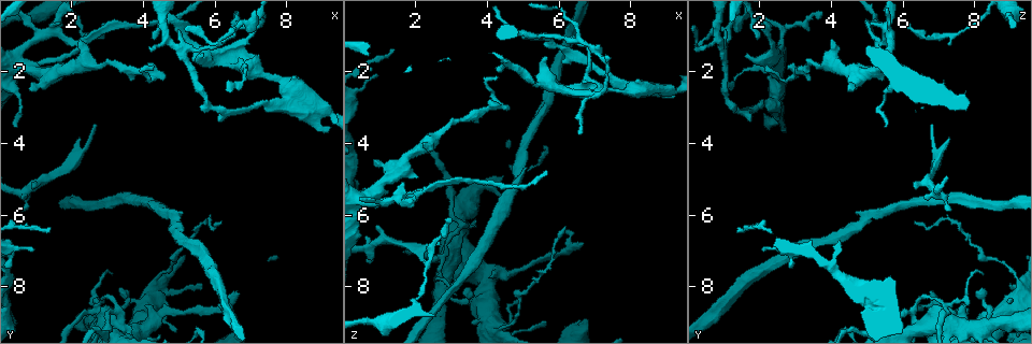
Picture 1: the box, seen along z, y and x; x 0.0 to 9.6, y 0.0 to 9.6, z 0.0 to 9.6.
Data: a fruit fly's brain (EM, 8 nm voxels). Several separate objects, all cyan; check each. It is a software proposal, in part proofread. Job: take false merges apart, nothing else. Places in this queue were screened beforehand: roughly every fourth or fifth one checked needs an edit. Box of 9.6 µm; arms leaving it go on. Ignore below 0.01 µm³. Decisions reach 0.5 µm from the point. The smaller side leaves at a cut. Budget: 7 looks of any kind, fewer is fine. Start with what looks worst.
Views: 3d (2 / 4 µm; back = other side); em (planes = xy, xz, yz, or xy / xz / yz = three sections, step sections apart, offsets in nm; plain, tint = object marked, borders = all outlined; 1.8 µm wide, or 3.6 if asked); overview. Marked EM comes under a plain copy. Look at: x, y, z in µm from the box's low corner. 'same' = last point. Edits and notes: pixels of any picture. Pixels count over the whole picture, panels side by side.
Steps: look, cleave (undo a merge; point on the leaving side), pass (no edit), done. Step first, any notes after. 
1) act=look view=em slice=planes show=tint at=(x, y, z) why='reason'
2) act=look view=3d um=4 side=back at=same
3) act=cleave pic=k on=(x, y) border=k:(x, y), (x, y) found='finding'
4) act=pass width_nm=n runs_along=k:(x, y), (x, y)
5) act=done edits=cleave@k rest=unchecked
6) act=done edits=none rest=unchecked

act=look view=em um=3.6 slice=planes show=borders at=(6.90, 1.70, 2.65) why='four-way junction'

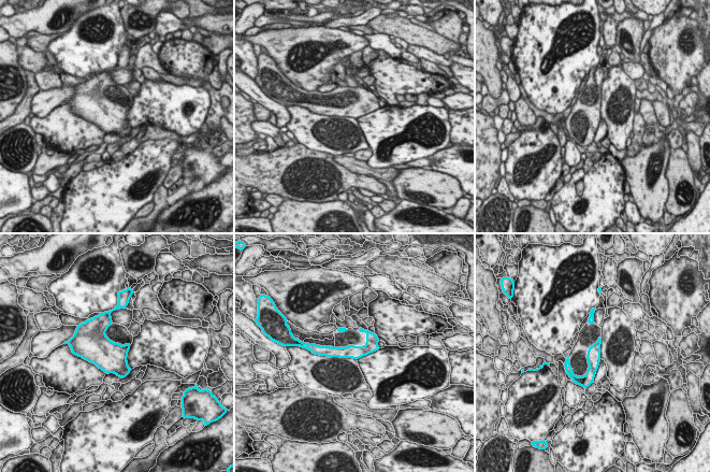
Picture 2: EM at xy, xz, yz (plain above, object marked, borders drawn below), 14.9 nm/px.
act=pass runs_along=2:(375, 340), (364, 351), (323, 353) found='one neuron here'

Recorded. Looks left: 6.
act=look view=3d um=2 at=(4.25, 2.05, 2.95) why='sharp bend'

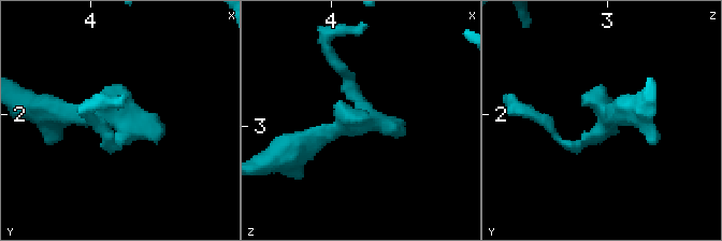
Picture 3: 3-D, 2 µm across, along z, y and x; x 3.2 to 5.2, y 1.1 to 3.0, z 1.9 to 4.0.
act=look view=em slice=planes show=tint at=(4.26, 2.04, 3.00)

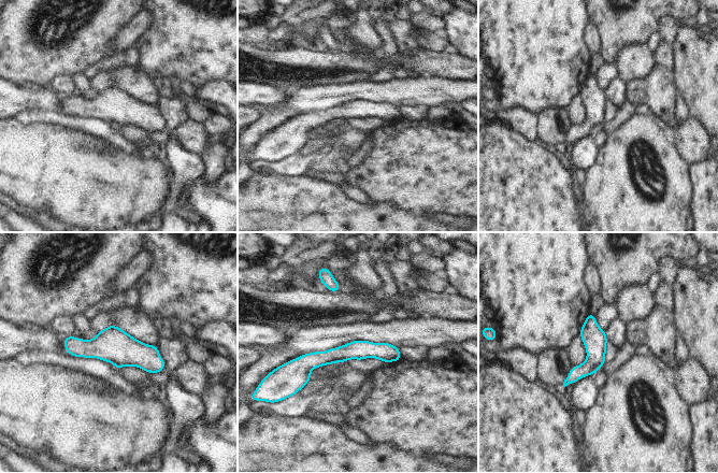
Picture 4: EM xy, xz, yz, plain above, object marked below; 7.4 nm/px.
act=pass width_nm=140 found='one neuron here'

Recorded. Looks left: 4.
act=look view=3d um=4 side=back at=(8.50, 3.15, 2.50) why='calibre changes'

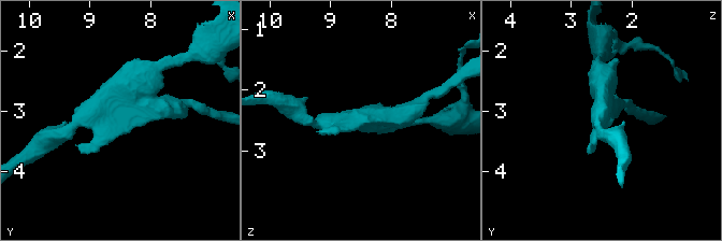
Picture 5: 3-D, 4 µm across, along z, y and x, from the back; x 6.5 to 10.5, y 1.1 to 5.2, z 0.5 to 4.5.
act=look view=em slice=xy step=8 show=borders at=(8.60, 3.15, 2.45) why='now the EM'

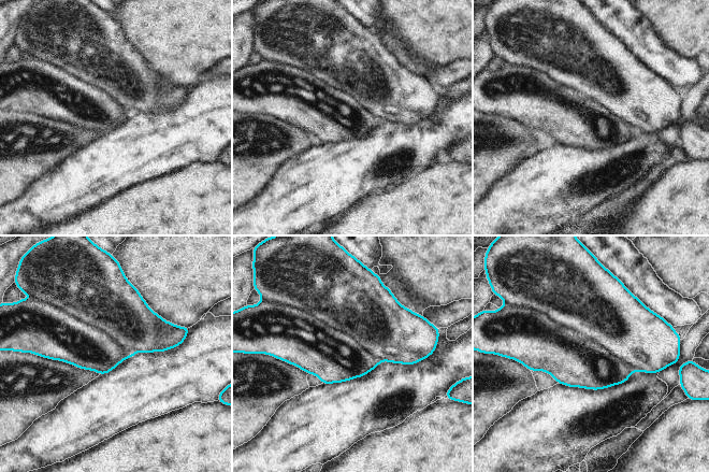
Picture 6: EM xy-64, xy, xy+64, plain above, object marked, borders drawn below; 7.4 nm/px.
act=cleave pic=6 on=(574, 359) border=6:(535, 310), (593, 338), (635, 370) found='two neurons meet here'

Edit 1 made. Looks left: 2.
act=done edits=cleave@6 rest=unchecked

